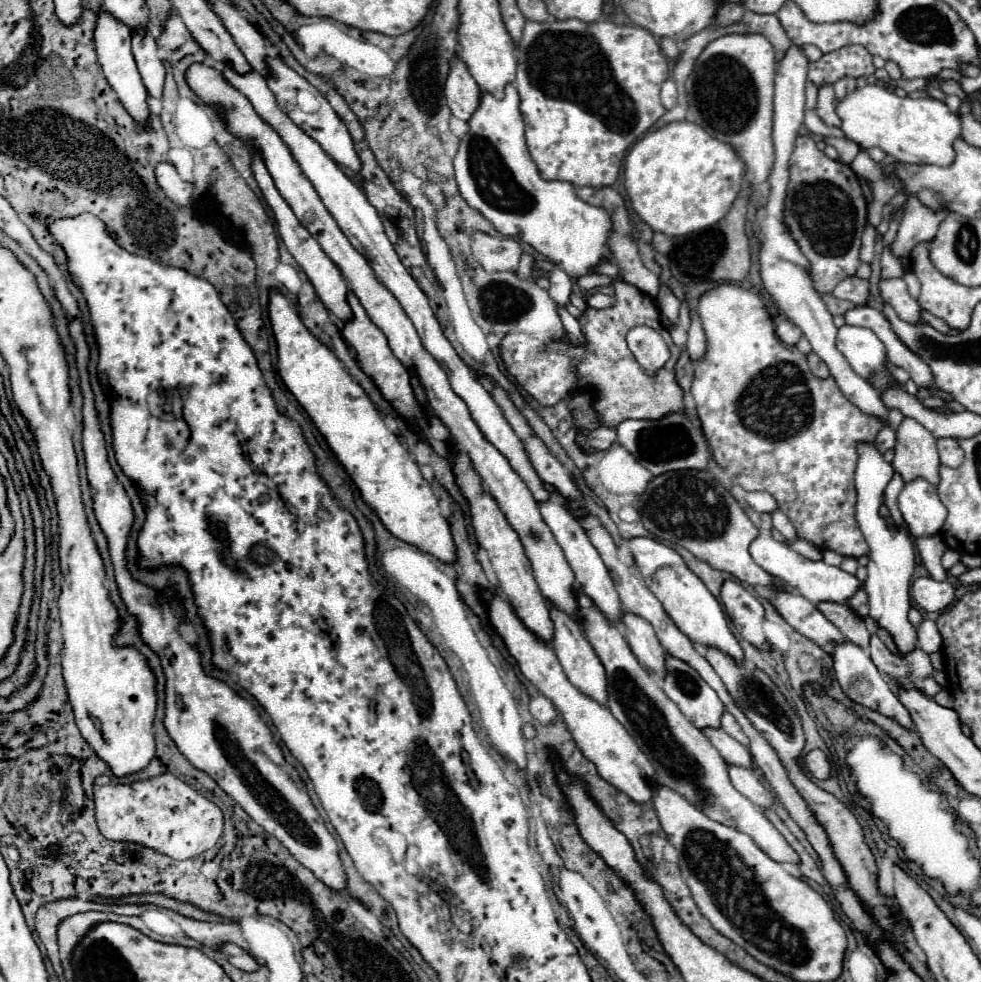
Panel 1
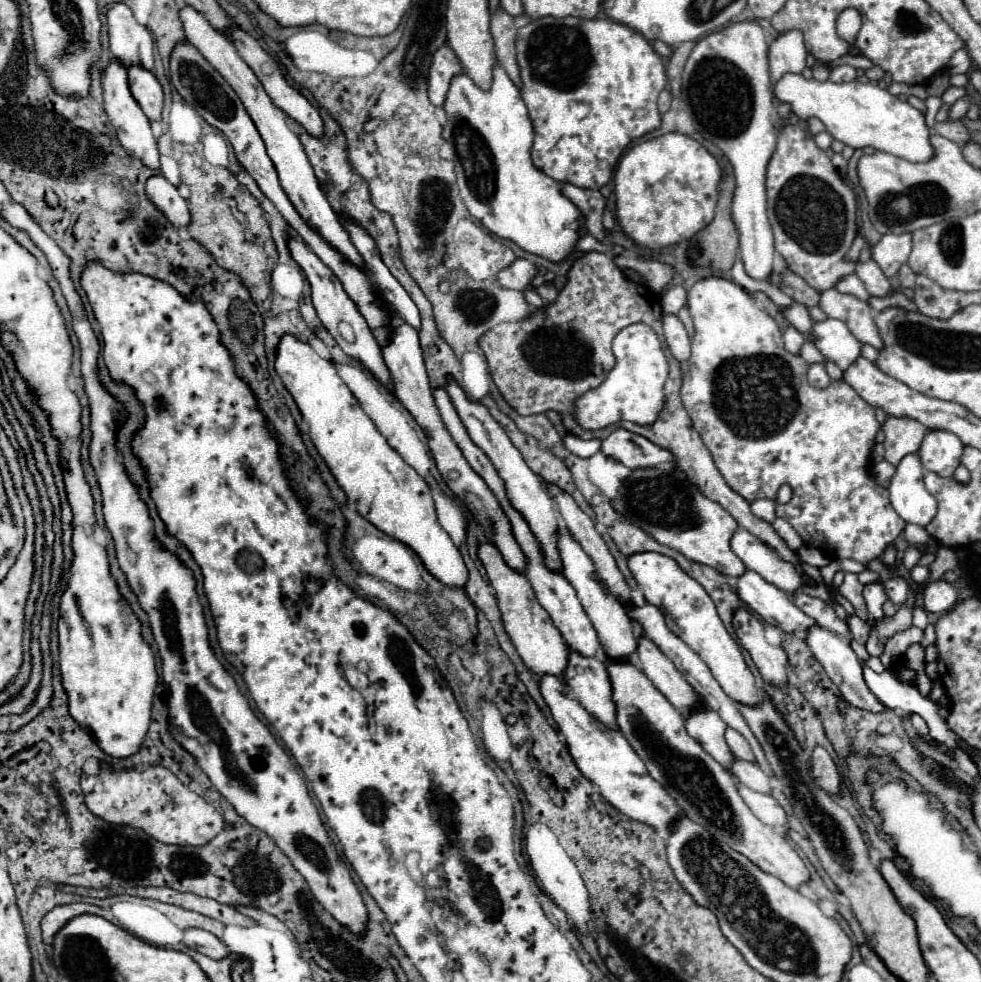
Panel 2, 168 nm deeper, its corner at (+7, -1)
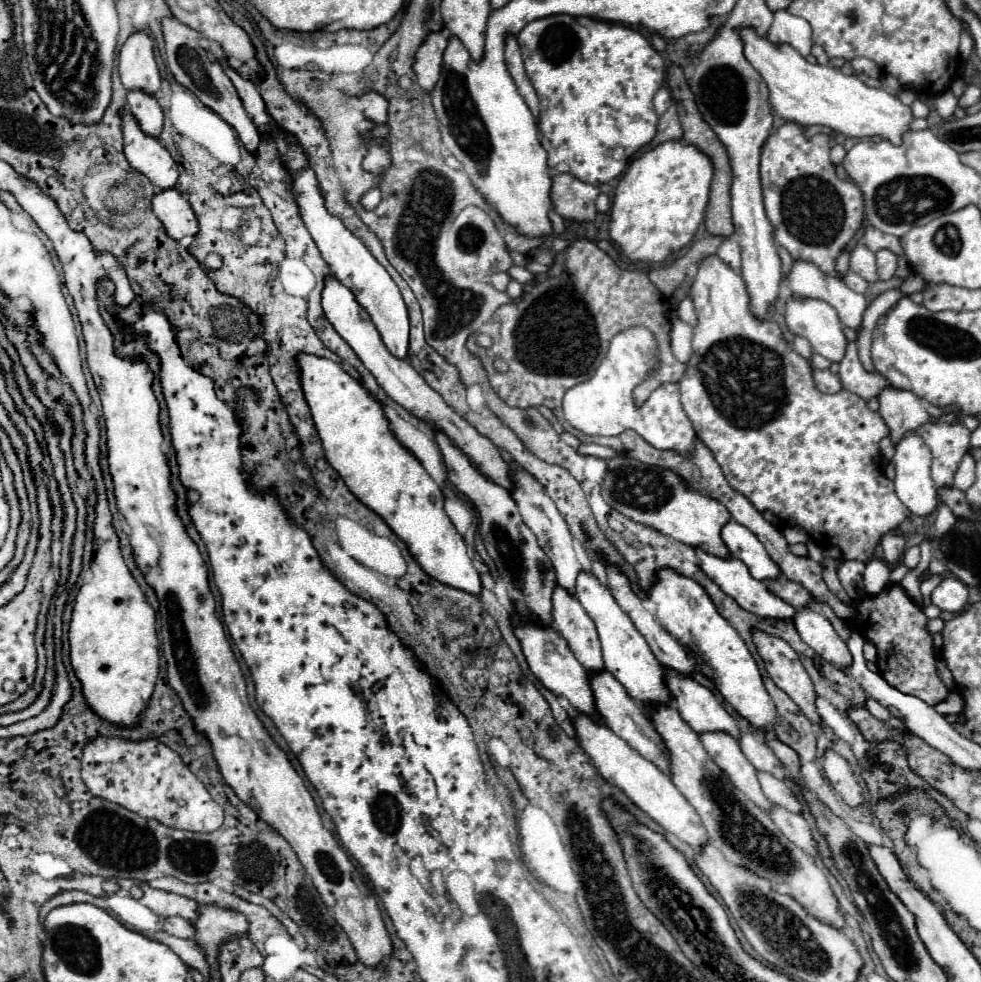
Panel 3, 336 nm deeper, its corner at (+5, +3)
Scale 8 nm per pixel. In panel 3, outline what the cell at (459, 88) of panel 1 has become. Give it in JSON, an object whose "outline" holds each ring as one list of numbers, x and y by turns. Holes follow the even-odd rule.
{"outline":[[436,32,436,34,430,34,428,42,424,42,424,46,420,46,420,50,416,52,414,72,416,72,418,84,426,92,432,92,440,78,442,56,446,46,448,46,448,38,442,32]]}

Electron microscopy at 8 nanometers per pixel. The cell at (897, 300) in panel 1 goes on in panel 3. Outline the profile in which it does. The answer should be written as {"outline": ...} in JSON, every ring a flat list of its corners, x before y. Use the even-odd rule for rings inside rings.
{"outline":[[858,244,850,254,850,270,860,274,866,282,878,282,876,274,876,258,864,244]]}

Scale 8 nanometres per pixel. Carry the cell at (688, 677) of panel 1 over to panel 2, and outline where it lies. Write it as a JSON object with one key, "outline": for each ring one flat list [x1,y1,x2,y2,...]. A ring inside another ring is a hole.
{"outline":[[710,708,704,710,696,710,686,718,686,730,688,734,700,742,700,746,718,762,722,764,726,770,730,770,730,766,734,764,734,754,730,750,730,746,724,740,724,732,726,732,726,724,722,722,722,718,718,718,718,714]]}

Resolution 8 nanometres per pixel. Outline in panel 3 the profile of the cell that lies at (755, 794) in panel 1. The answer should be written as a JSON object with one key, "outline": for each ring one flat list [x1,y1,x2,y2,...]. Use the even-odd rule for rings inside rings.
{"outline":[[772,804,768,810,768,816,790,842,800,846,810,856,816,856,816,842,812,840,810,828,808,828,806,820,802,818,802,814,794,814,778,804]]}

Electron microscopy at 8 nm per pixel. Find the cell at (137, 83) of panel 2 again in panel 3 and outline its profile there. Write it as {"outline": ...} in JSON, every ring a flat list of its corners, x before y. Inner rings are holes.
{"outline":[[128,90,126,102,128,102,128,110,134,114,134,118,140,122,140,128,146,134,158,136,162,132,164,114,156,96,146,94,144,90]]}

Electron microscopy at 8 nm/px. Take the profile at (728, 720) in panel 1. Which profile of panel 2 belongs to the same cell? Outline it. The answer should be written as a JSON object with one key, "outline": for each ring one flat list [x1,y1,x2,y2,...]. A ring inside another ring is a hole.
{"outline":[[728,728,726,730,726,742,732,748,732,752,734,752,736,758,742,758,746,762,754,762,754,754,750,750,750,744,746,742,746,738,742,734,738,734,736,730,730,730]]}

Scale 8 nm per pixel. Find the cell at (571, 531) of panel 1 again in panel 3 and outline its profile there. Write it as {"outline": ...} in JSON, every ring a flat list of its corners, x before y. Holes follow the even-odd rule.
{"outline":[[580,572,576,578,576,598,588,612,588,616,594,620,598,628,598,636,602,642,602,654,604,654,604,668,620,680,620,684,628,690,628,694,642,702,658,706,662,702,670,700,670,692,664,686,664,668,648,648,642,634,632,624,630,616,616,604,610,590,592,574,592,572]]}

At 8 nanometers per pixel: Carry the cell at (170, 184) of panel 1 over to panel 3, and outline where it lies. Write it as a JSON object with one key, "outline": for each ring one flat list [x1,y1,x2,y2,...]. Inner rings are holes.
{"outline":[[156,190,152,198,152,210,164,222,164,228,170,238,180,240,186,234,196,234,198,232,198,220,188,204,188,198,176,190]]}

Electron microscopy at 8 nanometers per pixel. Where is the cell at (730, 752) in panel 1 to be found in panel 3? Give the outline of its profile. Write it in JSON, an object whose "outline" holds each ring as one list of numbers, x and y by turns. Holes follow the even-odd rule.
{"outline":[[758,772,758,782,760,782,762,792,766,794,766,798,768,798,770,802,780,804,780,806,784,806,786,810,800,812,802,804,792,796,790,788,788,788,782,780,774,778,774,776,772,776,772,774,768,774,768,772]]}

